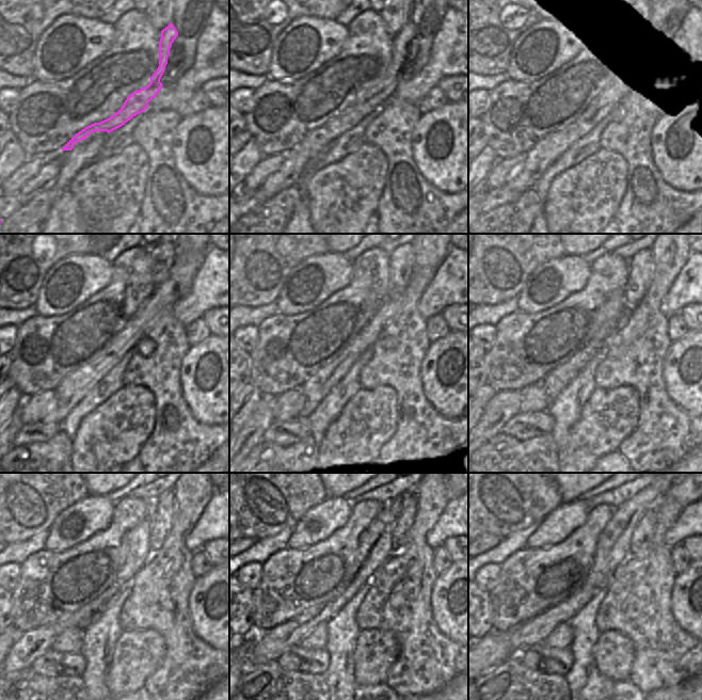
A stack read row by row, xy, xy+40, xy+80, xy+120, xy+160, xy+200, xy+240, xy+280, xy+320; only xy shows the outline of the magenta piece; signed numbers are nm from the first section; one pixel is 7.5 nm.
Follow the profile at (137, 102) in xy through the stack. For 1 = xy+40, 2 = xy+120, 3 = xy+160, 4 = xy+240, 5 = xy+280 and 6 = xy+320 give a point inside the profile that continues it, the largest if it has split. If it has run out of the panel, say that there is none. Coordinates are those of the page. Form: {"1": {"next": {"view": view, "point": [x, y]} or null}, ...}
{"1": {"next": {"view": "xy+40", "point": [377, 96]}}, "2": {"next": {"view": "xy+120", "point": [164, 297]}}, "3": {"next": {"view": "xy+160", "point": [368, 335]}}, "4": {"next": {"view": "xy+240", "point": [134, 551]}}, "5": {"next": {"view": "xy+280", "point": [375, 547]}}, "6": {"next": {"view": "xy+320", "point": [613, 545]}}}

